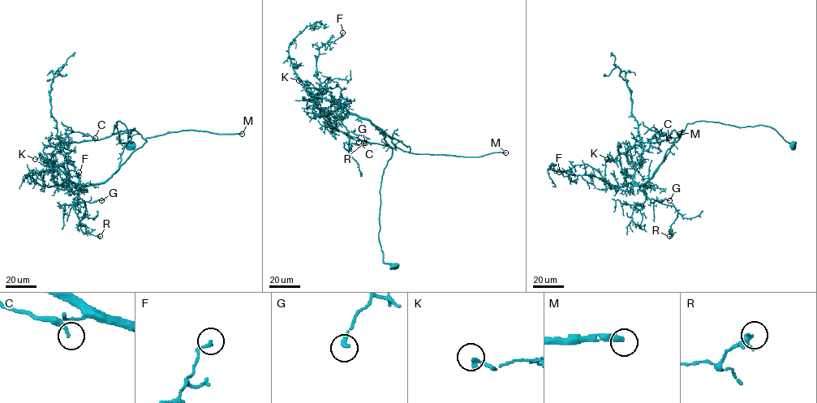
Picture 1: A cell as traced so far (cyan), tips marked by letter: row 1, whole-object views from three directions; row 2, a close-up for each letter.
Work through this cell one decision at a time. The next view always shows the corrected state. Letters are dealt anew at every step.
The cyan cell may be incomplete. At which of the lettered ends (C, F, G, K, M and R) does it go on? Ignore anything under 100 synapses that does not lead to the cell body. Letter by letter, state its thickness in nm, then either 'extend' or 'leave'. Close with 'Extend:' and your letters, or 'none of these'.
C: calibre 220 nm; leave
F: calibre 150 nm; leave
G: calibre 240 nm; leave
K: calibre 200 nm; leave
M: calibre 300 nm; extend
R: calibre 180 nm; leave
Extend: M

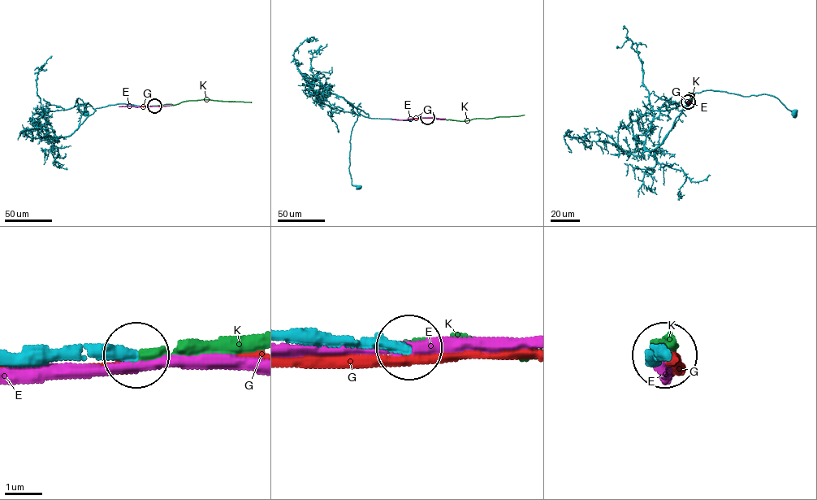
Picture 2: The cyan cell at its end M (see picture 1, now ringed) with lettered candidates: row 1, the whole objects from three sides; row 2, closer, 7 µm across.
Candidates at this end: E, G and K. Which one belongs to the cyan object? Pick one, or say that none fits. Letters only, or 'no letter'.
K

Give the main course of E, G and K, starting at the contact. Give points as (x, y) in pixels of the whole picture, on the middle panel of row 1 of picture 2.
E: (426, 118), (391, 119)
G: (426, 118), (412, 118)
K: (427, 118), (462, 121), (524, 115)

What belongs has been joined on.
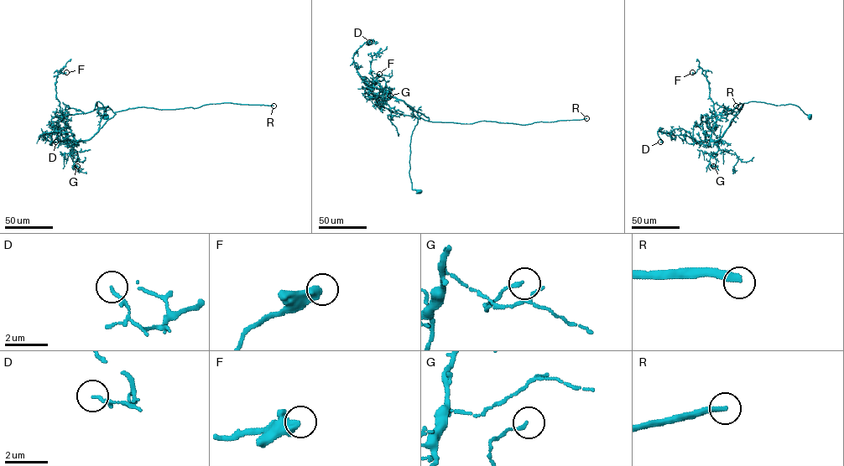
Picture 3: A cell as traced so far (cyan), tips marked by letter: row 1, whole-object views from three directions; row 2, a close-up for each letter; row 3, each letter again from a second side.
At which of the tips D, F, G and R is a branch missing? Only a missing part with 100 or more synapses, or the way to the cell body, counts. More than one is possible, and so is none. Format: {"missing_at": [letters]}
{"missing_at": ["R"]}

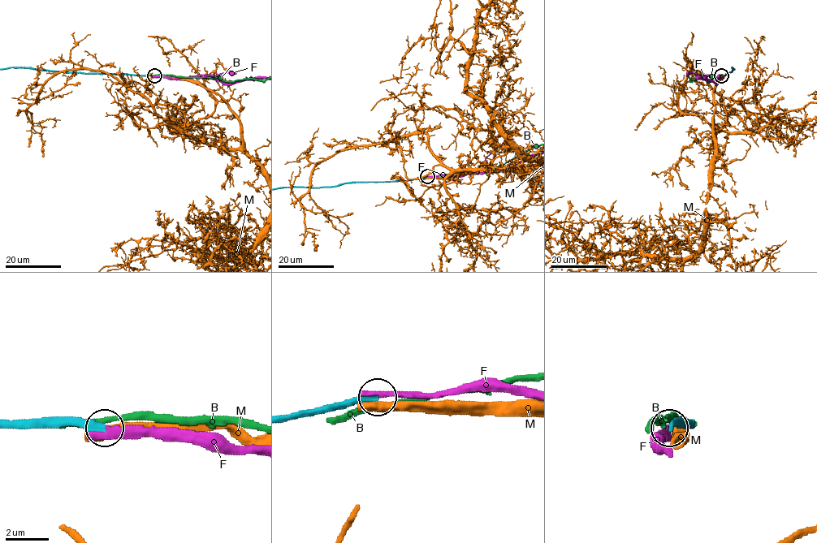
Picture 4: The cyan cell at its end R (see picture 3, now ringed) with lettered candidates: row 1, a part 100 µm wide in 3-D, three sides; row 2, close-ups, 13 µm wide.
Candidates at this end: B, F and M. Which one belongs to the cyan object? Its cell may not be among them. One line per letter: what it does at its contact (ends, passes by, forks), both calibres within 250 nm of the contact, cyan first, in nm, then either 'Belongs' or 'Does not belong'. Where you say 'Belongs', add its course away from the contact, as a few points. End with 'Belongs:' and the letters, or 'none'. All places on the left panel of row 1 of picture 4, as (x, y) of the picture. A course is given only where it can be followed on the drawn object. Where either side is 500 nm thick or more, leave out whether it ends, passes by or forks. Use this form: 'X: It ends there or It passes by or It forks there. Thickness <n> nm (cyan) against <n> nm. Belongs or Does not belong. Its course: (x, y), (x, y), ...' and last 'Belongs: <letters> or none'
B: It passes by. Thickness 320 nm (cyan) against 240 nm. Does not belong
F: Thickness 360 nm (cyan) against 500 nm. Does not belong
M: Thickness 360 nm (cyan) against 550 nm. Does not belong
Belongs: none

